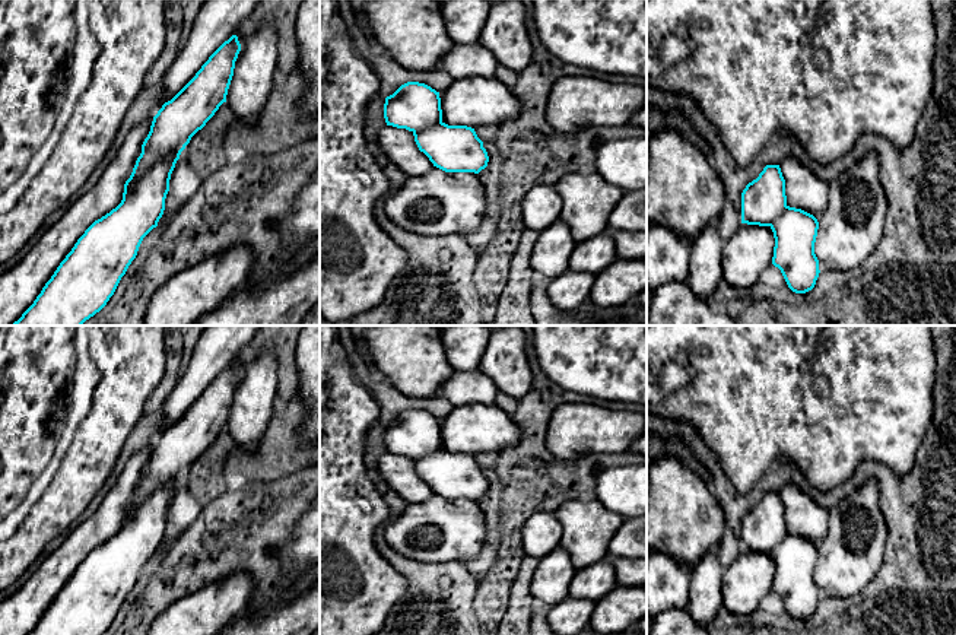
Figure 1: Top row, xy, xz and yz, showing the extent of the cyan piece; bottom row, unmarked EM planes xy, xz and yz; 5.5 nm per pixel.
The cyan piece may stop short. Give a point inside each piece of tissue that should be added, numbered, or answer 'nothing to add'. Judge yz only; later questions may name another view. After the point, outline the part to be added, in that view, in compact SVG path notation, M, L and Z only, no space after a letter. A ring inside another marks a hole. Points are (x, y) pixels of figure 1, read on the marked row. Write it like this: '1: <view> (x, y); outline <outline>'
nothing to add

